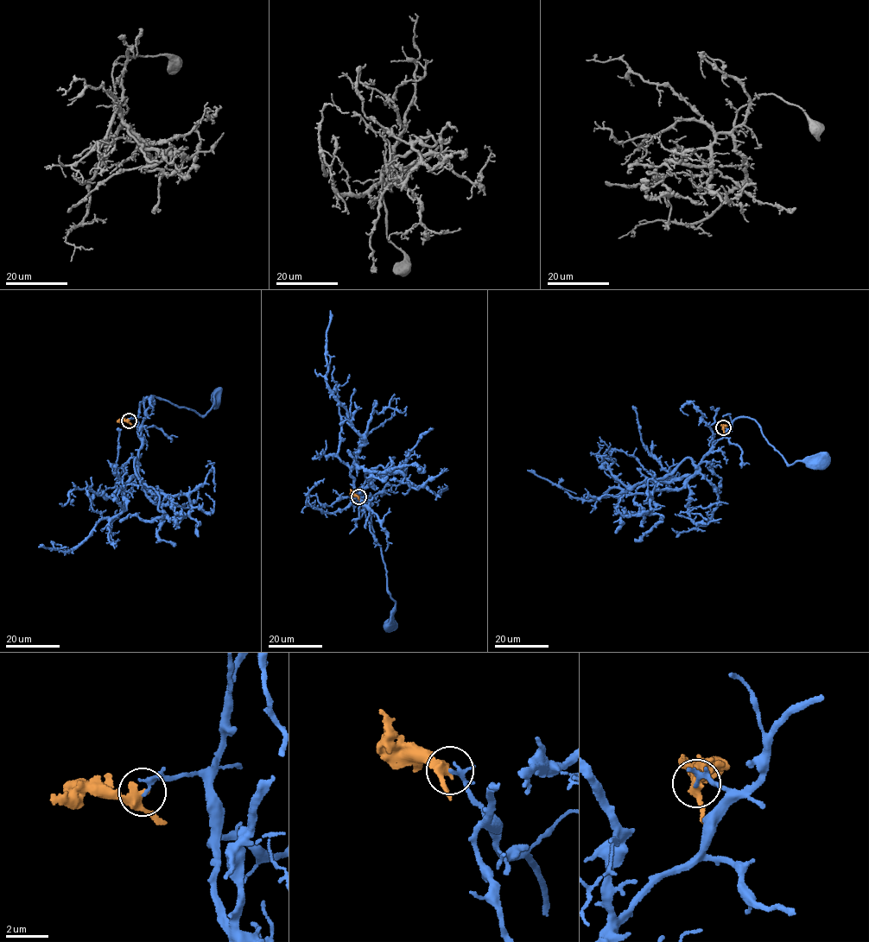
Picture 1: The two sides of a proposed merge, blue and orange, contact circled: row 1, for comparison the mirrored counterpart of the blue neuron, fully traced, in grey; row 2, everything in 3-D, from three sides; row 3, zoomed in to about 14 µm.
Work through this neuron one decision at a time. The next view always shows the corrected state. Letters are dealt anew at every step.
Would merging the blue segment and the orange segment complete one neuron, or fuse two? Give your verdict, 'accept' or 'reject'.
reject

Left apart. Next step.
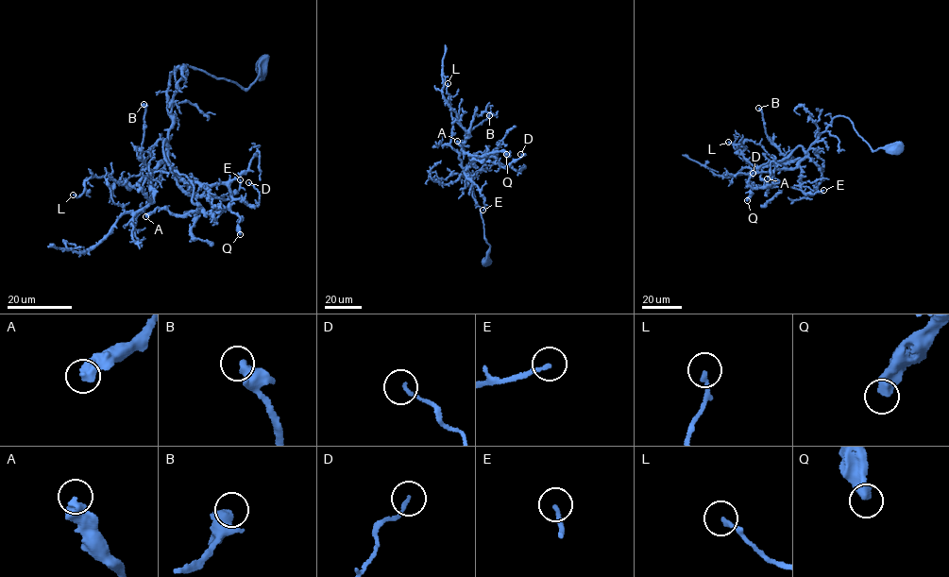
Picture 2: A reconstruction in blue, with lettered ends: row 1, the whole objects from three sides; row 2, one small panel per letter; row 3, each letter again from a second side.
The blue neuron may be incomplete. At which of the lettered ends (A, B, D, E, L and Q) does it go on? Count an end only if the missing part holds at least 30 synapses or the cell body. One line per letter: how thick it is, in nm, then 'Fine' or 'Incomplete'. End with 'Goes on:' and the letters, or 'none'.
A: Thickness 400 nm. Fine
B: Thickness 400 nm. Fine
D: Thickness 130 nm. Fine
E: Thickness 170 nm. Fine
L: Thickness 170 nm. Fine
Q: Thickness 460 nm. Fine
Goes on: none

